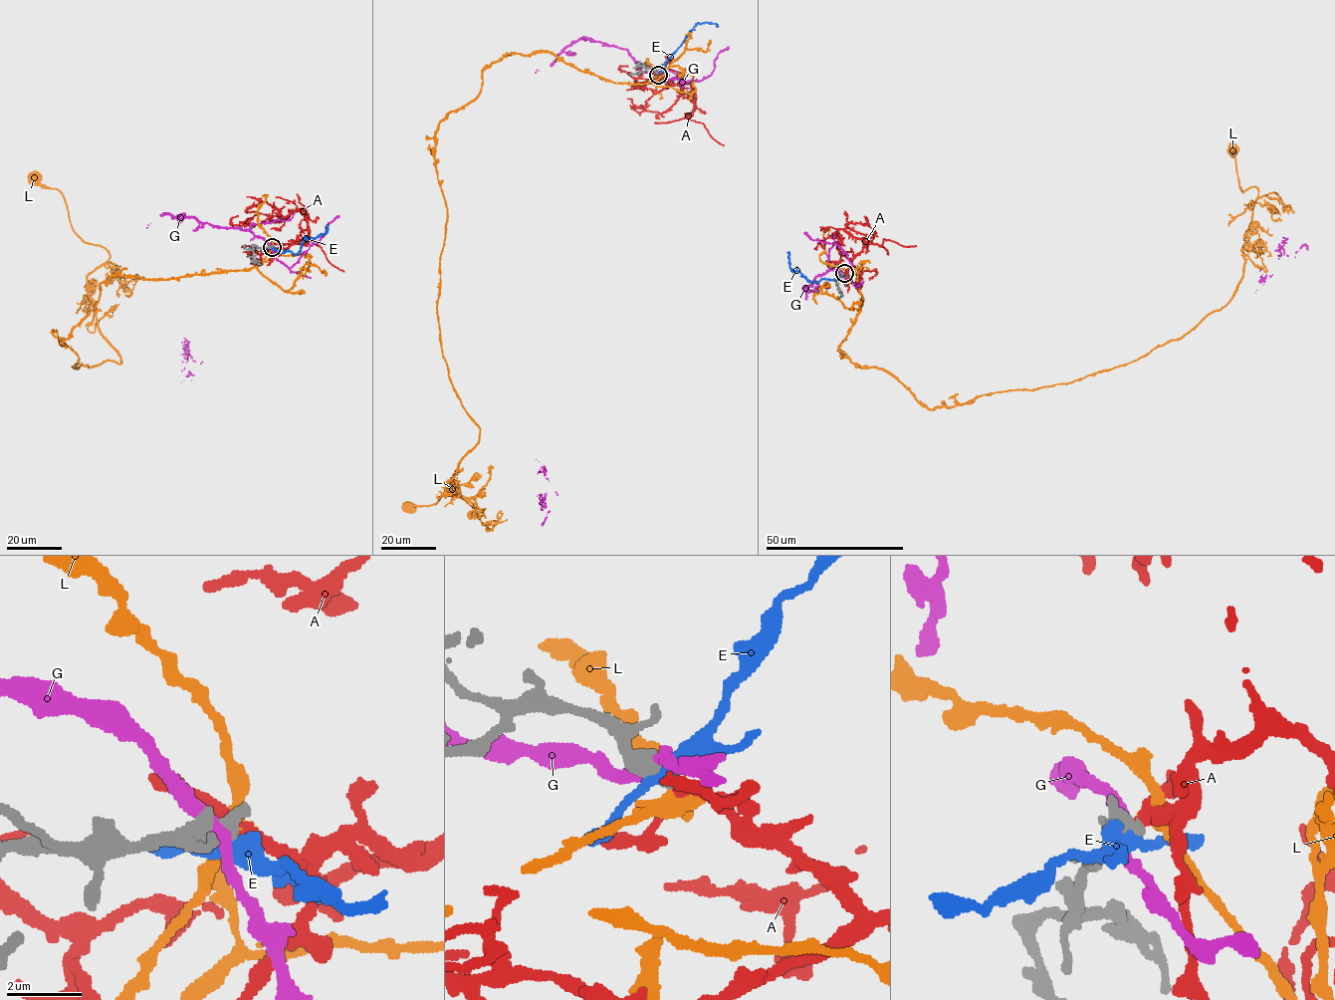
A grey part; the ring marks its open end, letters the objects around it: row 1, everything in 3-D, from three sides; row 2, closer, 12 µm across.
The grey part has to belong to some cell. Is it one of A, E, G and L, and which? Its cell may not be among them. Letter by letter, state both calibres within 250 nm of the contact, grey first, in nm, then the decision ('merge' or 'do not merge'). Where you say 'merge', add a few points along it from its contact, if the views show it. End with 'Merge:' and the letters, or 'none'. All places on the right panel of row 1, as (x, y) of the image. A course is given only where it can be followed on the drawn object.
A: 550/280 nm | merge | via (844, 273), (851, 268), (852, 261), (863, 246), (860, 240), (838, 229), (840, 263), (832, 269), (826, 260)
E: 600/360 nm | do not merge
G: 700/320 nm | do not merge
L: 550/500 nm | do not merge
Merge: A

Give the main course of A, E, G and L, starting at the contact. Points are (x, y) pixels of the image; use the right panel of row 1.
A: (844, 273), (851, 268), (852, 261), (863, 246), (860, 240), (838, 229), (840, 263), (832, 269), (826, 260)
E: (843, 274), (833, 280), (824, 278), (809, 281), (791, 270), (788, 251)
G: (842, 274), (844, 280), (855, 286), (864, 281), (1295, 253), (1304, 244), (1308, 250)
L: (844, 273), (862, 305), (841, 358), (931, 409), (1074, 381), (1230, 299), (1258, 193), (1232, 151)

